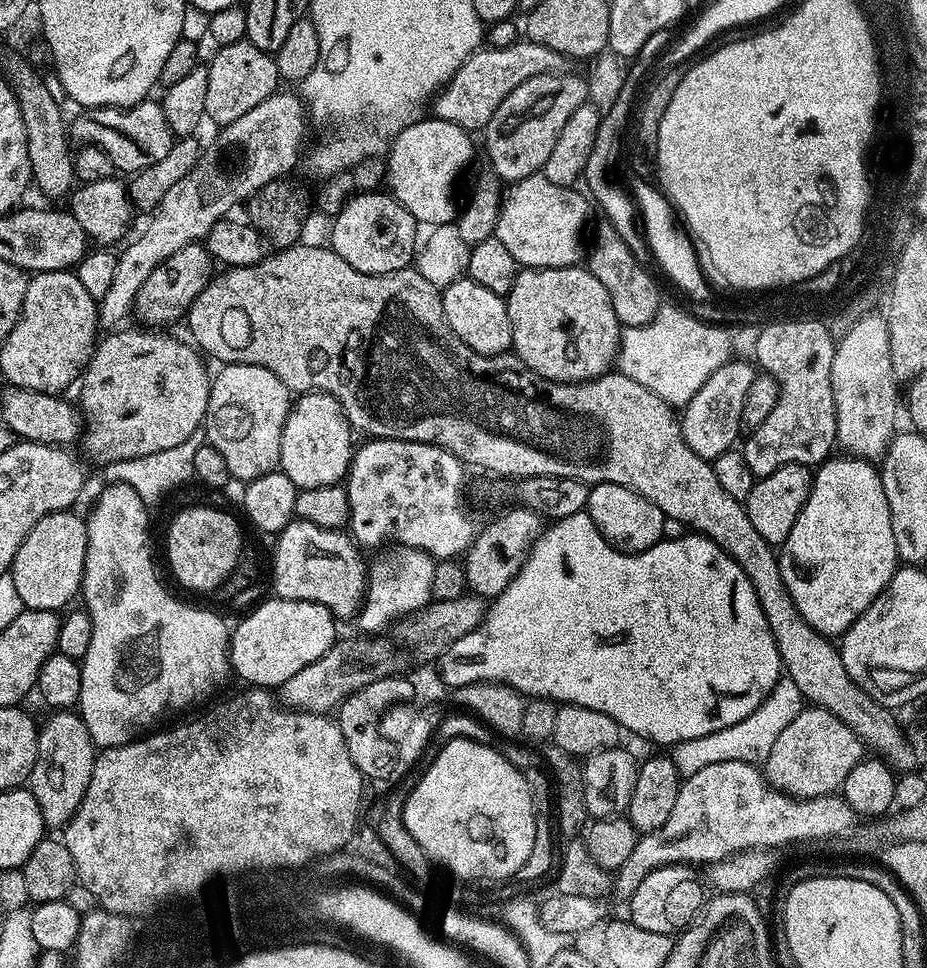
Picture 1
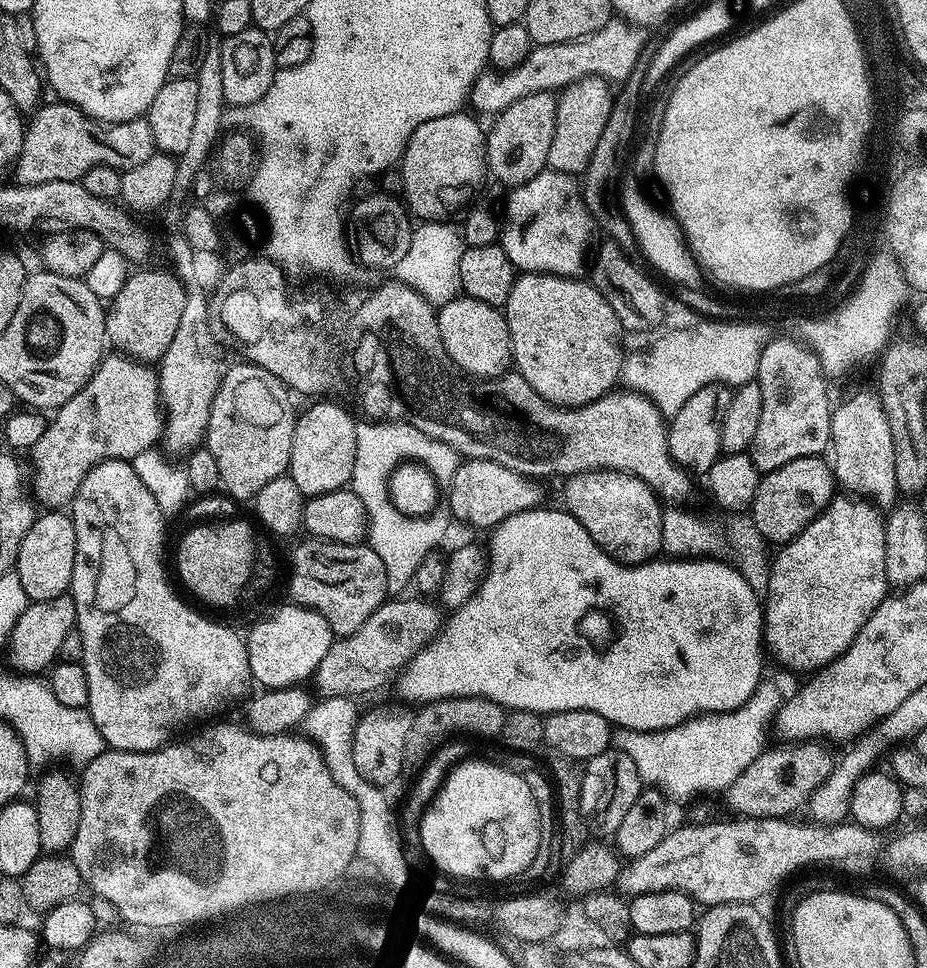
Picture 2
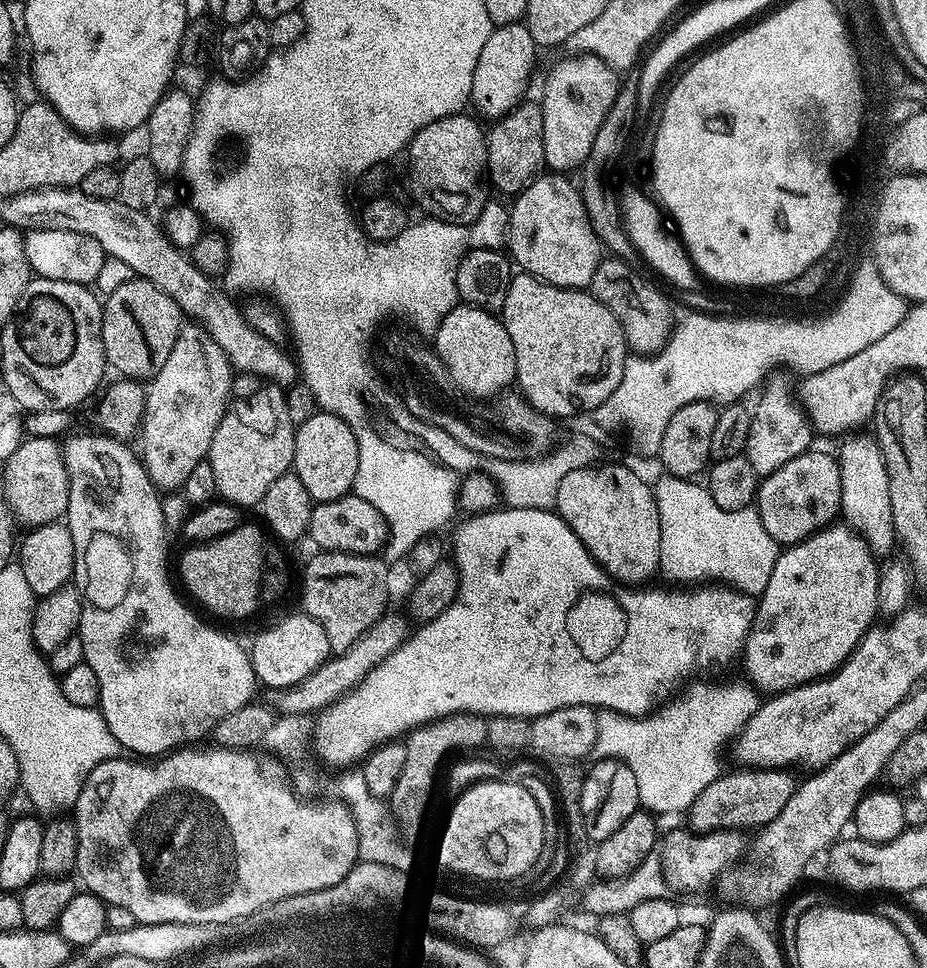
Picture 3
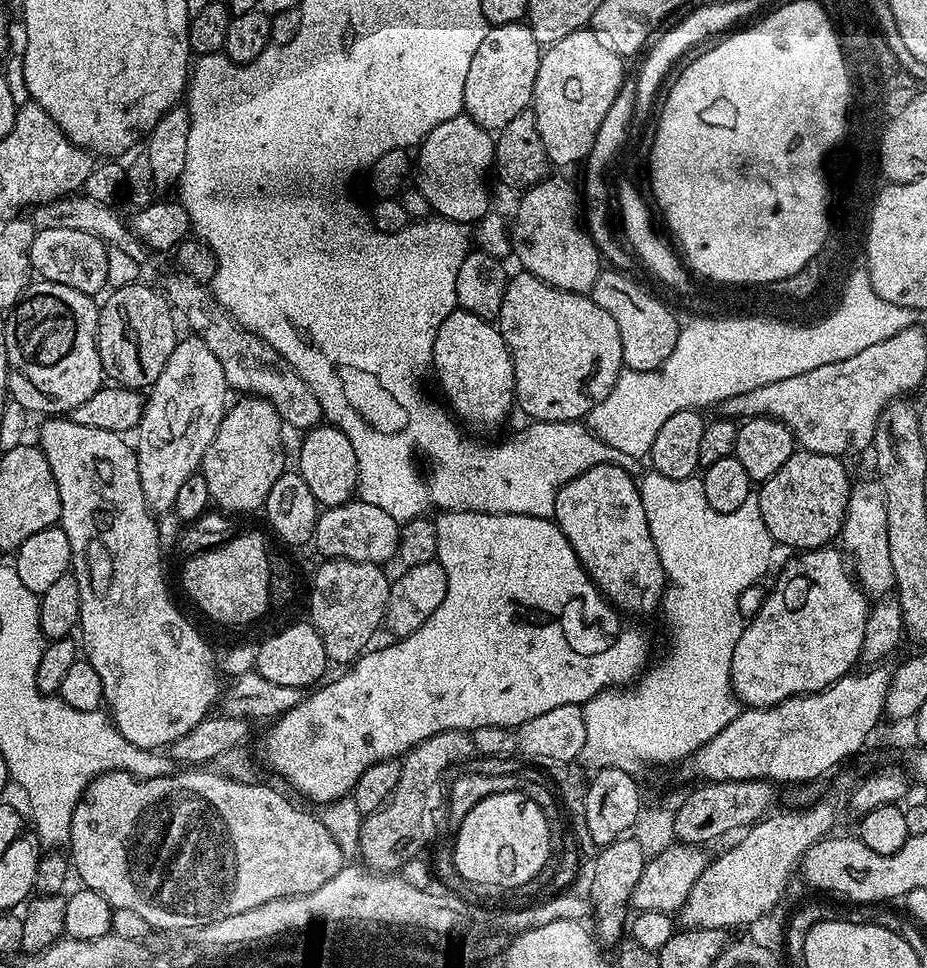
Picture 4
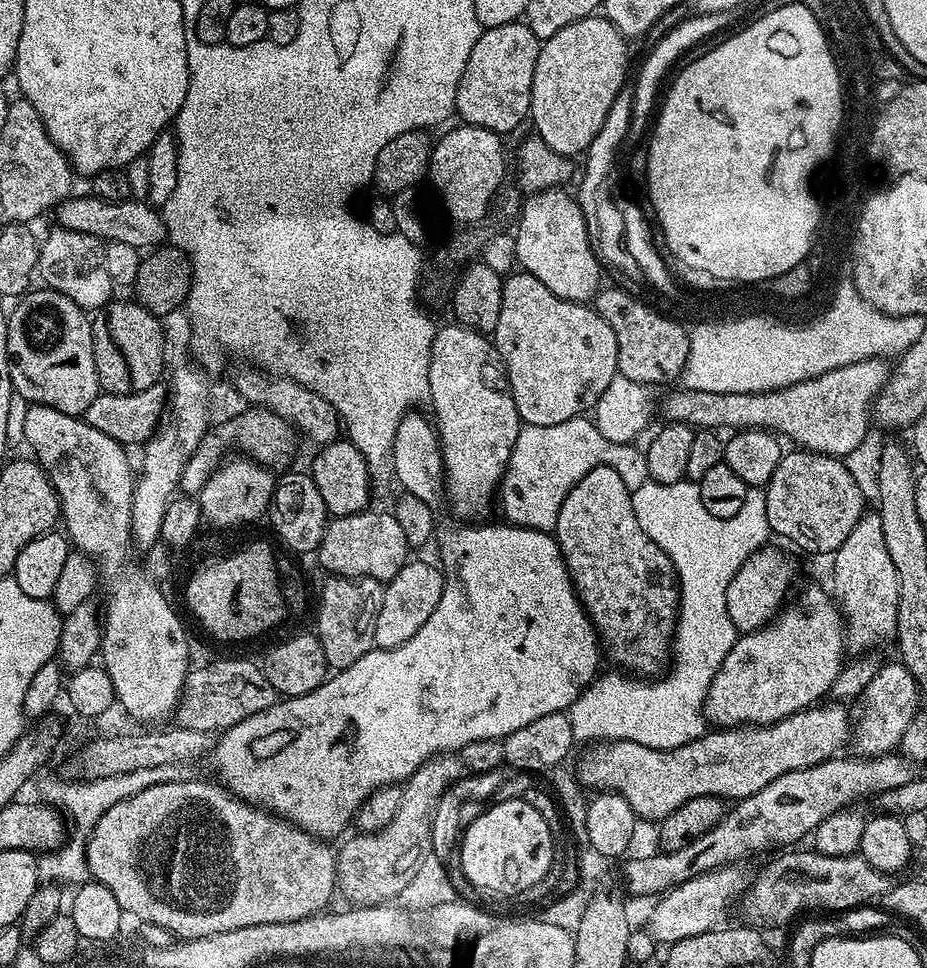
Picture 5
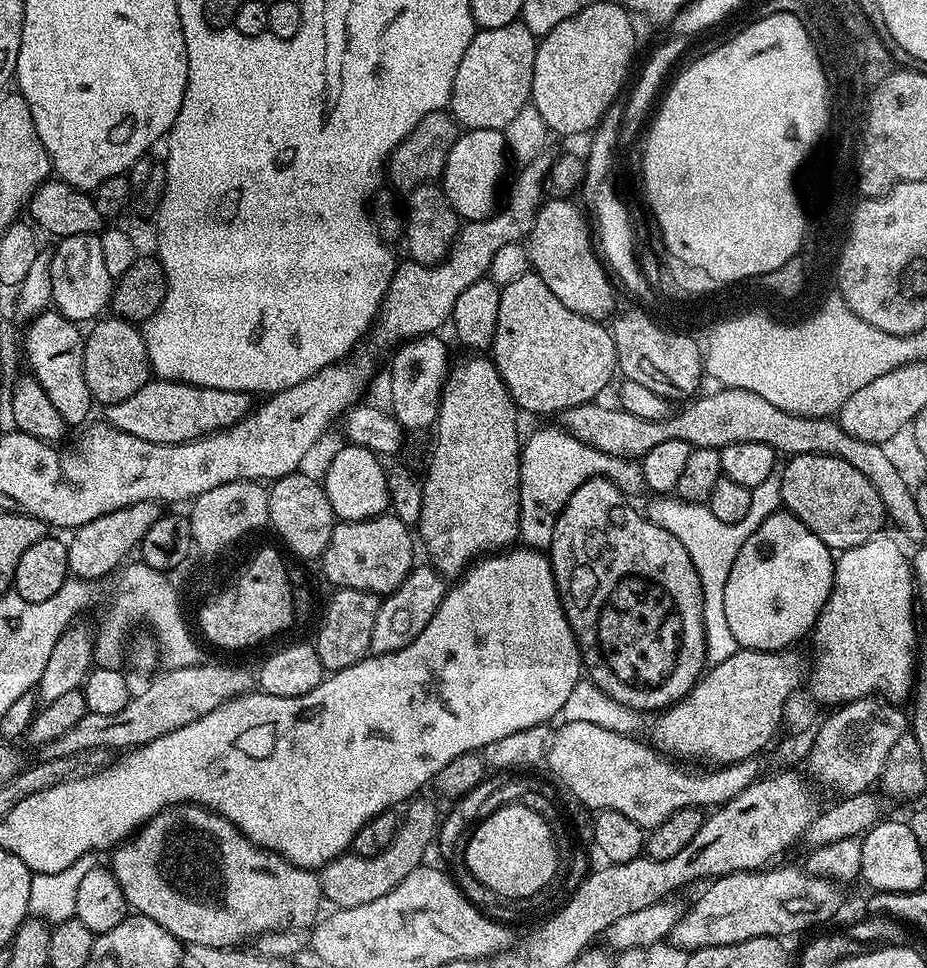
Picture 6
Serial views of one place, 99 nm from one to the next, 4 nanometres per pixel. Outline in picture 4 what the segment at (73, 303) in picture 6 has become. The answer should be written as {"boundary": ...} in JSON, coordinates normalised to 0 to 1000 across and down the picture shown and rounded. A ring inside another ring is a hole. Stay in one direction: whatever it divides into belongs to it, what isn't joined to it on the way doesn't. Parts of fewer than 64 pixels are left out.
{"boundary":[[[45,236],[40,239],[32,254],[32,271],[36,282],[44,289],[63,291],[67,295],[80,295],[88,304],[102,307],[117,298],[114,287],[114,267],[118,253],[93,238],[71,238],[70,236]]]}

